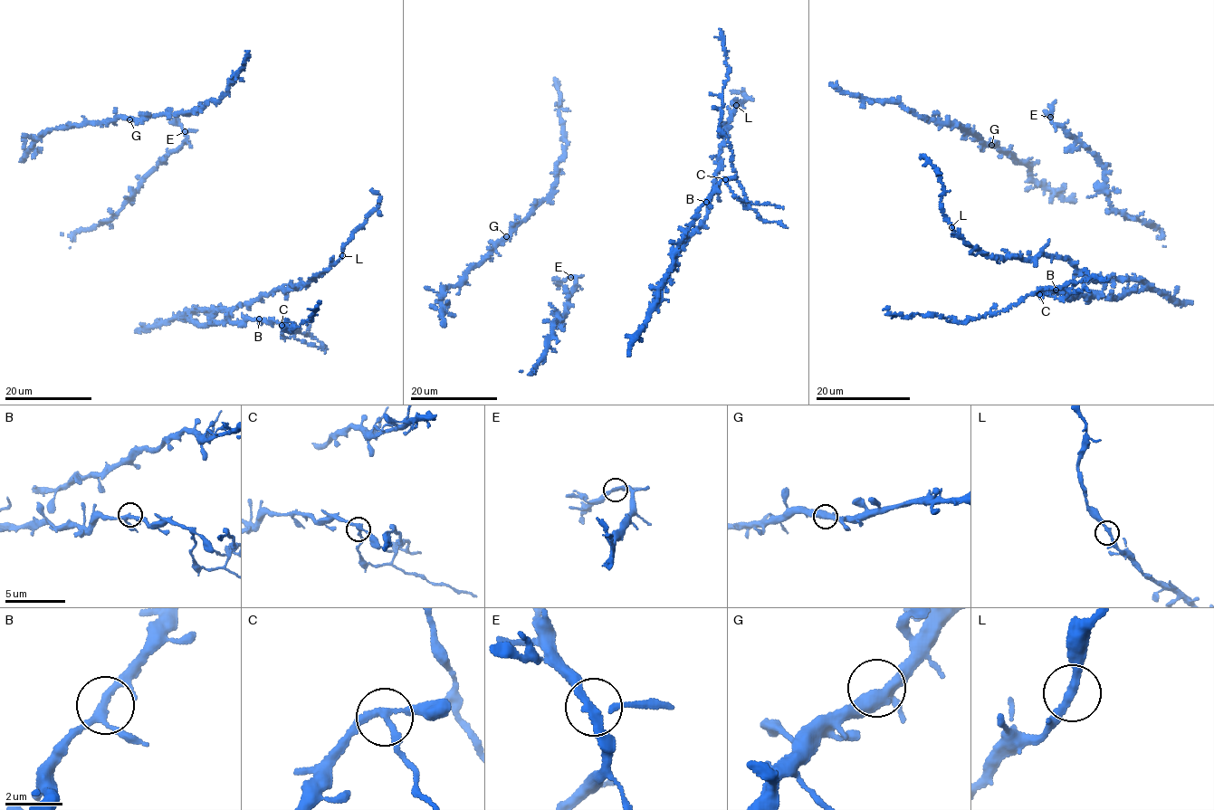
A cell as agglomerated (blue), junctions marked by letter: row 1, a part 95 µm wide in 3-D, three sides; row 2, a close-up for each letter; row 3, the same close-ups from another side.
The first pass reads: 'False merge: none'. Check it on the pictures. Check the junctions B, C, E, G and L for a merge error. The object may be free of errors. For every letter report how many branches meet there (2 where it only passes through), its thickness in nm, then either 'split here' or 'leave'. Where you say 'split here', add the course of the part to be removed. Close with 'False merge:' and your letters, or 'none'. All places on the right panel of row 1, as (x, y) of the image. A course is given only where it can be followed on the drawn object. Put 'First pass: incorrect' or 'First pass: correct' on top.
First pass: incorrect
B: branches 3; calibre 220 nm; leave
C: branches 3; calibre 220 nm; split here; course (1039, 294), (1070, 293), (1062, 285), (1039, 288), (1004, 310), (963, 322), (884, 310)
E: branches 3; calibre 220 nm; leave
G: branches 3; calibre 400 nm; leave
L: branches 2; calibre 240 nm; leave
False merge: C

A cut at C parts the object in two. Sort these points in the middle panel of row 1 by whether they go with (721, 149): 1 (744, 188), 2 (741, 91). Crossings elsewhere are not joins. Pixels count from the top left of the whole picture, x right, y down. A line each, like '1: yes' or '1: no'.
1: no
2: yes

